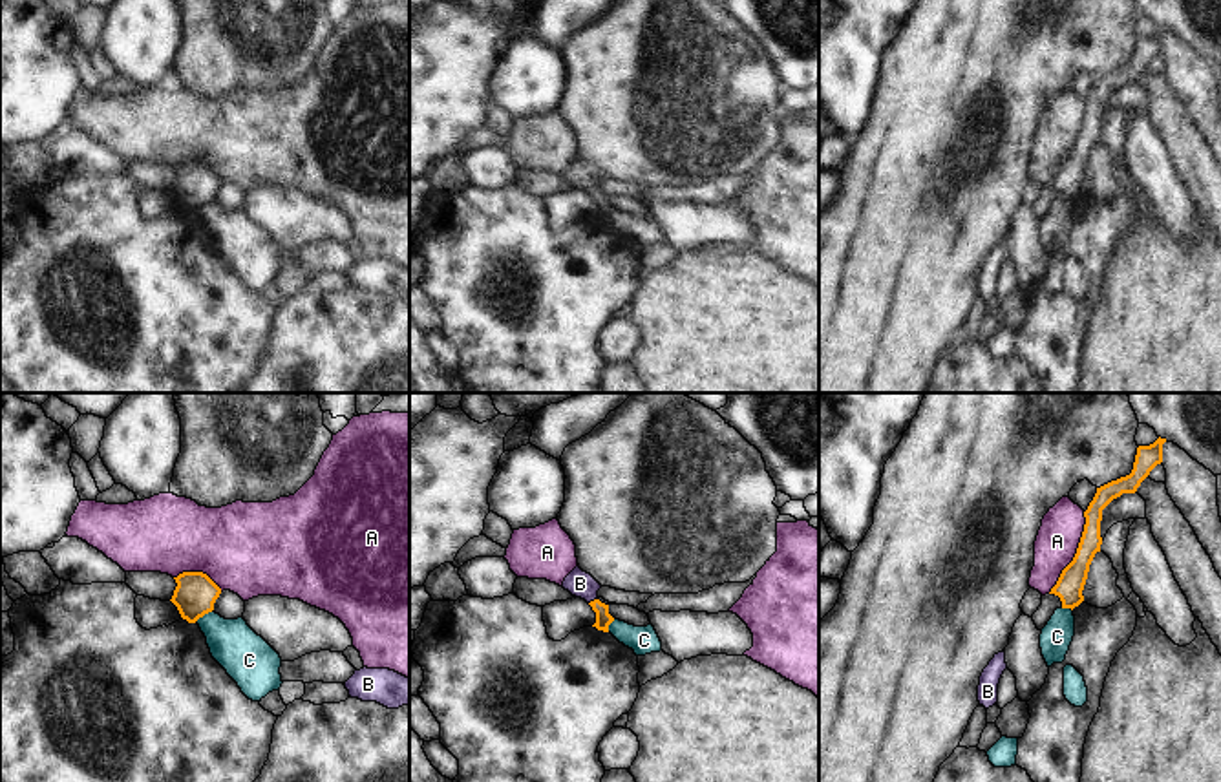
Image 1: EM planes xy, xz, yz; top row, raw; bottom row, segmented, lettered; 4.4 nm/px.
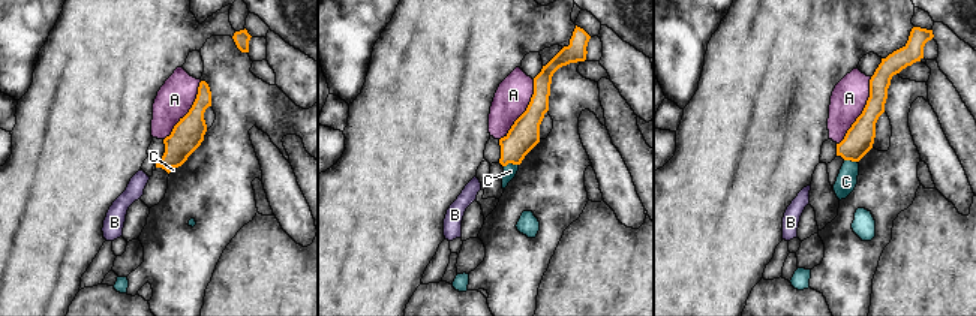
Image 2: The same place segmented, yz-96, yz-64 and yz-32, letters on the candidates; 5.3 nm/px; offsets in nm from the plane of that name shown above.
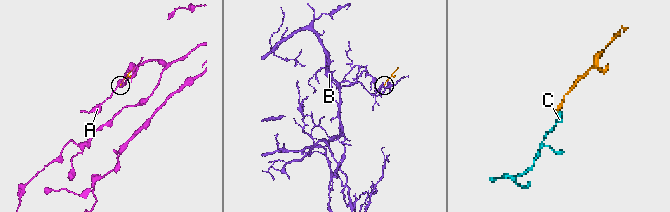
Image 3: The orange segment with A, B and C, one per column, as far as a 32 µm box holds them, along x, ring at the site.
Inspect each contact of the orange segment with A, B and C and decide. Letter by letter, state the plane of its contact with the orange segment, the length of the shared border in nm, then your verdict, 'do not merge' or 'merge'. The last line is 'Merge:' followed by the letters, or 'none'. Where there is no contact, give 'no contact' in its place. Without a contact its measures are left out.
A: yz | 400 nm | do not merge
B: xz | 50 nm | merge
C: xy | 110 nm | do not merge
Merge: B

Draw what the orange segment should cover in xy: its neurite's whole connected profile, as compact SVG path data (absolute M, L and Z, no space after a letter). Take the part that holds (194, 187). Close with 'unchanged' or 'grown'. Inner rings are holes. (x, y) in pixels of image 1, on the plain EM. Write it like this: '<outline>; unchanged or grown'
M183 163L174 170L177 177L170 192L177 197L183 210L196 214L214 201L221 179L207 164Z; unchanged

